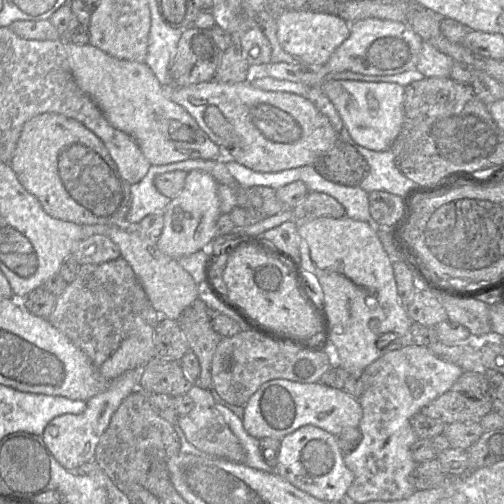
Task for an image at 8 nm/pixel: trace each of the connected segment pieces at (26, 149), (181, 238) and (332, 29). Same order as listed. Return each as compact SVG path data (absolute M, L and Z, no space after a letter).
M43 113L28 120L22 129L9 162L24 188L41 203L44 211L57 219L79 225L124 225L131 206L130 186L117 169L103 141L83 123L55 113Z
M191 170L186 176L181 192L164 208L163 230L156 239L159 250L176 260L205 250L217 238L216 223L220 214L217 181L206 172Z
M282 10L276 14L277 38L281 47L308 68L319 68L350 35L350 24L334 13Z

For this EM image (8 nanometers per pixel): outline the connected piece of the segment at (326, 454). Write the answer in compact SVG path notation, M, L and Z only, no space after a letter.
M312 425L302 426L281 439L278 462L273 472L315 498L330 502L346 500L346 492L354 480L353 473L345 465L336 436Z

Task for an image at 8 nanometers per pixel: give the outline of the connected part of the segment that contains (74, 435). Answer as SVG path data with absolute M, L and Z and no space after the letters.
M141 369L127 371L110 381L103 392L87 401L86 410L83 413L63 414L55 417L46 425L42 434L43 441L62 467L75 471L82 464L94 460L97 444L109 426L112 415L127 396L139 390Z

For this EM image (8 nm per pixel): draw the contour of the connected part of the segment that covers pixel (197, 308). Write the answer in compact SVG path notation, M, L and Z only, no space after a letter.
M197 298L181 312L177 323L200 364L200 375L193 385L212 392L211 362L222 337L212 327L207 305Z

